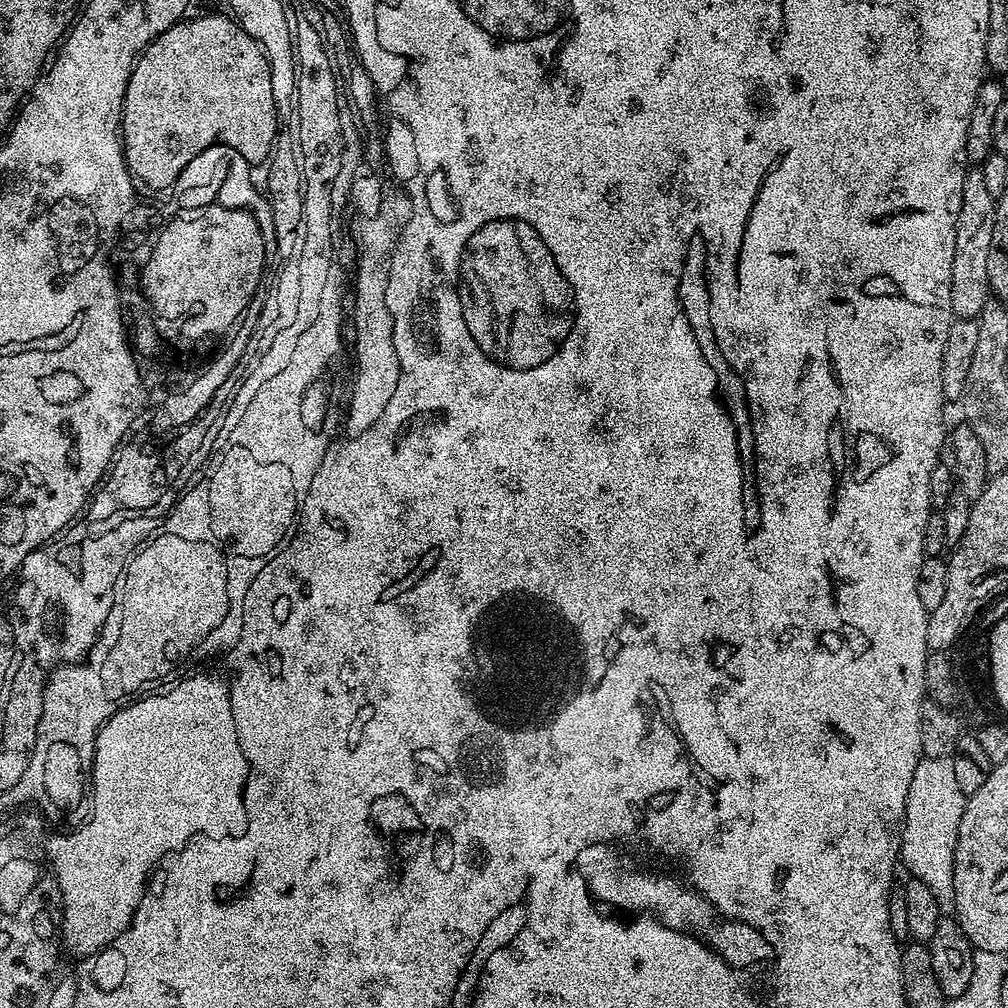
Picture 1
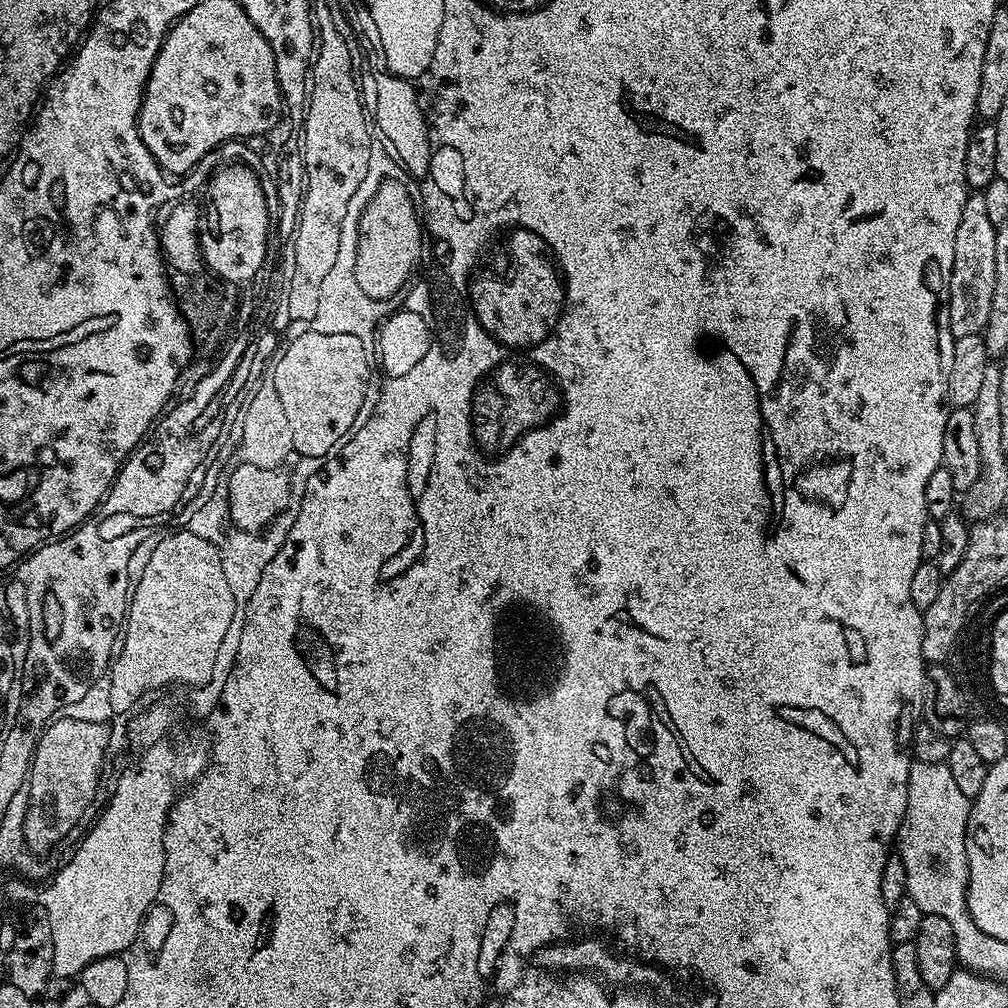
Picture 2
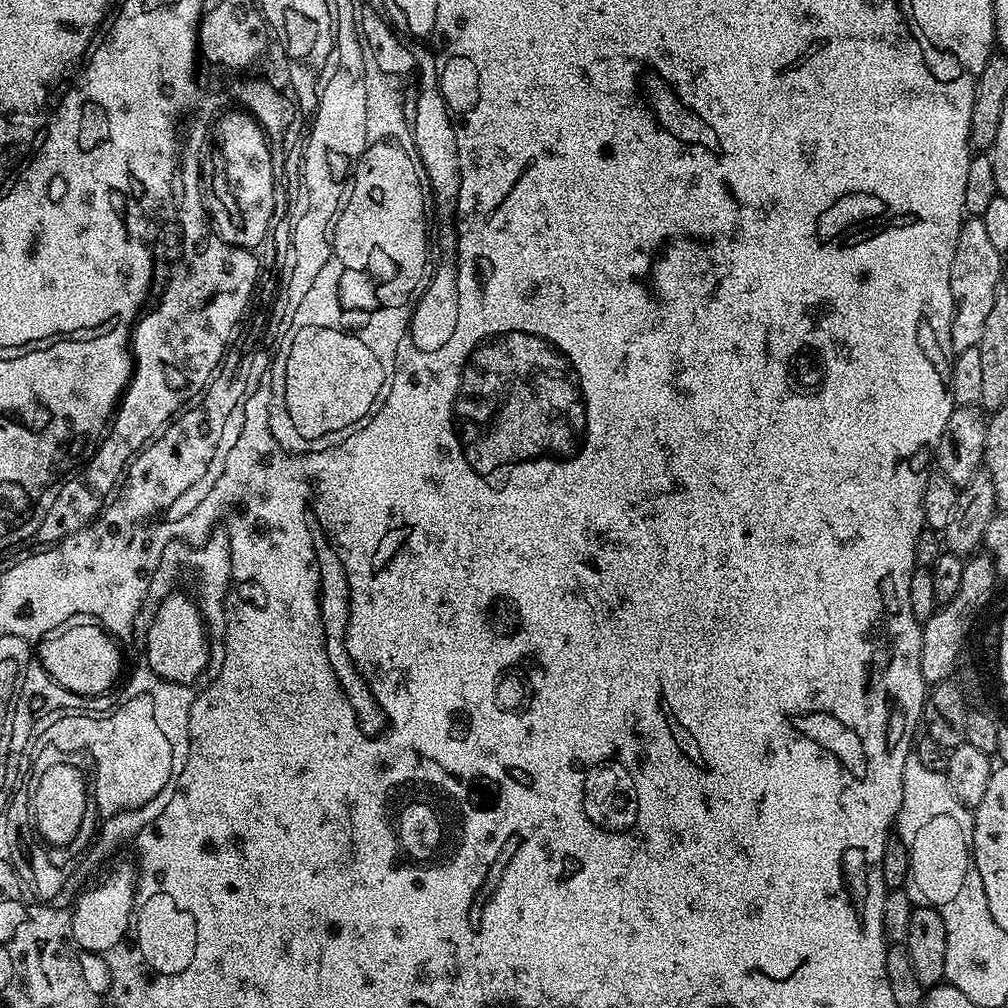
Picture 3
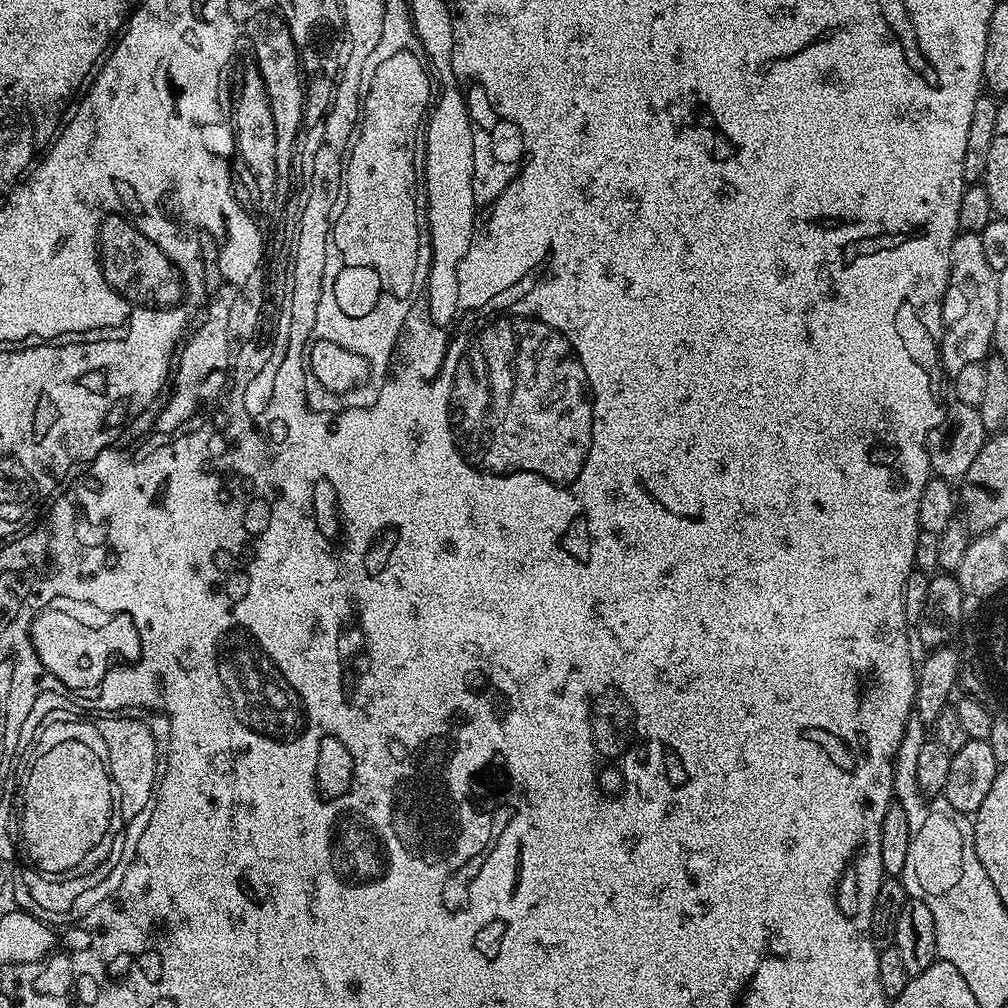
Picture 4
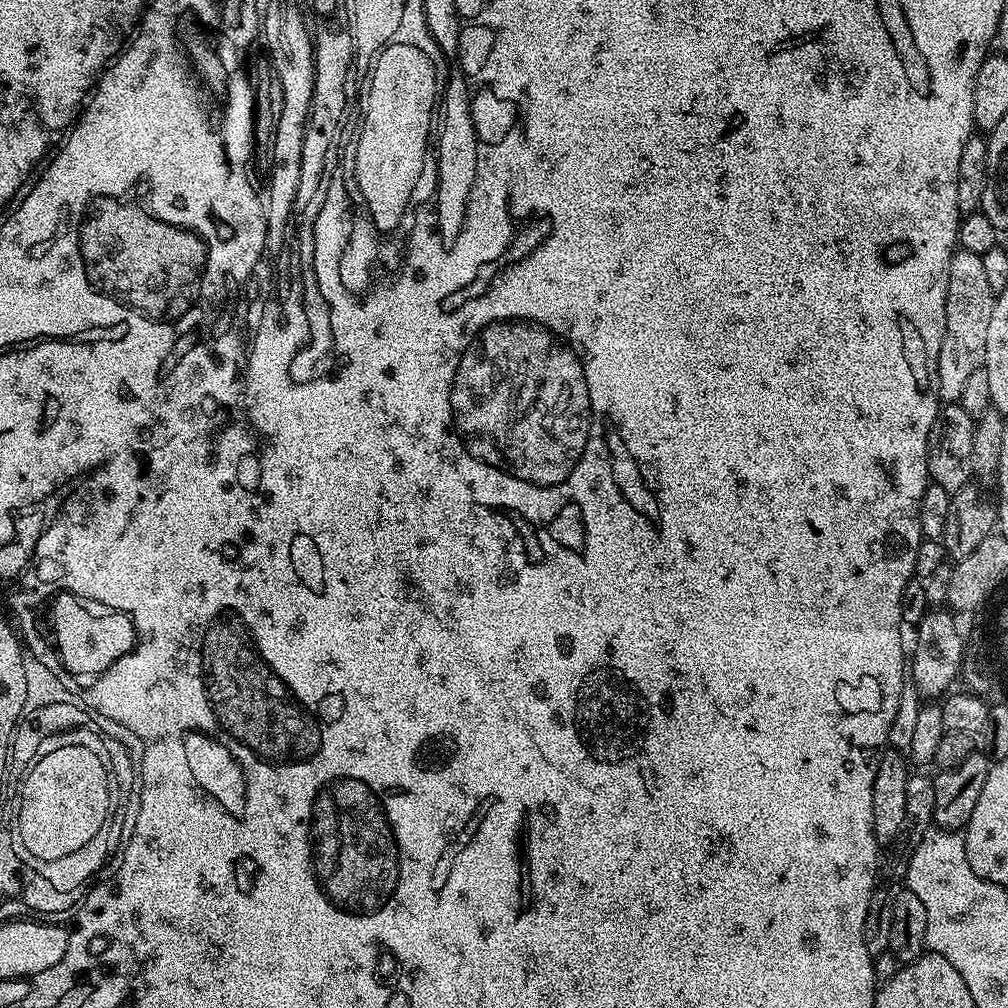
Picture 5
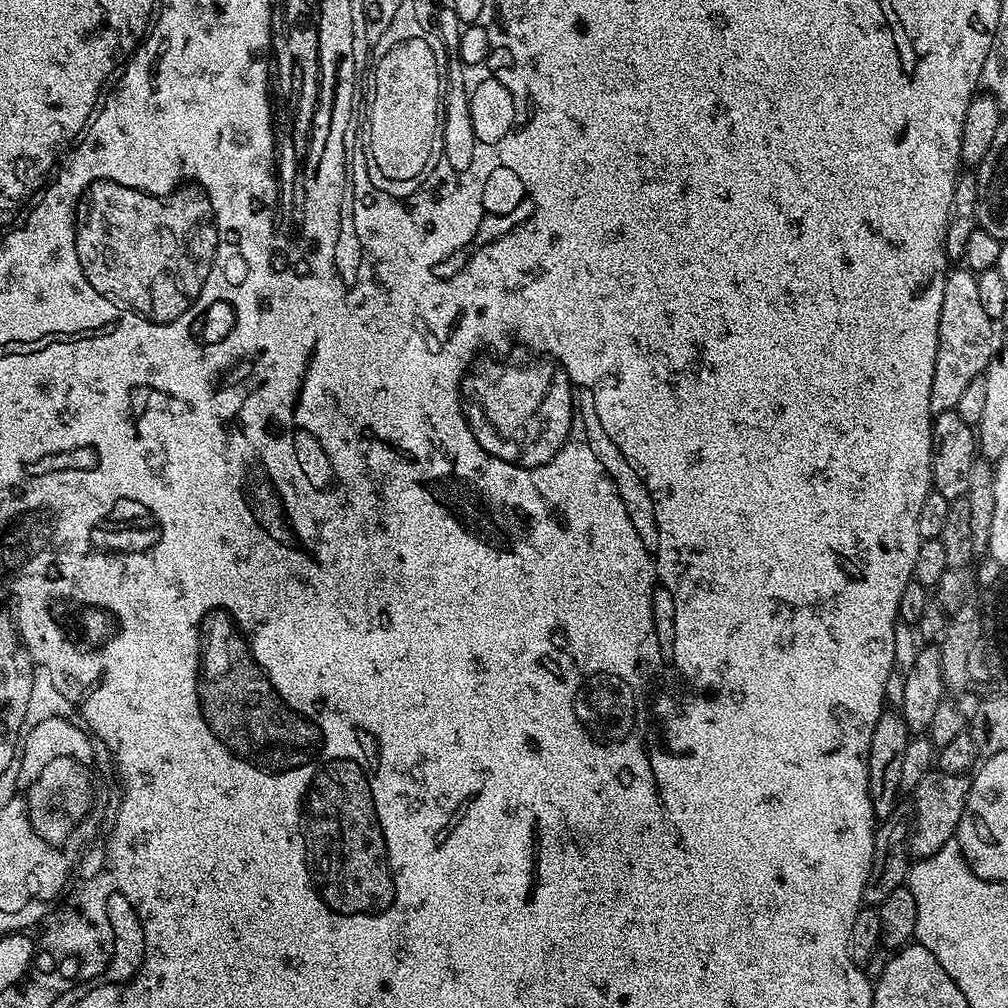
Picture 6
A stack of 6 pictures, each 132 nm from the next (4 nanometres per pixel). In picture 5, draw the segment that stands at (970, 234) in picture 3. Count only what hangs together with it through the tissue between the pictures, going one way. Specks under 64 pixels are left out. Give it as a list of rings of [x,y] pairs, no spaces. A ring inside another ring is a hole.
[[[963,250],[953,251],[946,294],[944,337],[936,363],[936,391],[941,401],[959,402],[970,374],[984,366],[986,330],[990,326],[995,301],[990,282],[982,270],[982,256]]]

